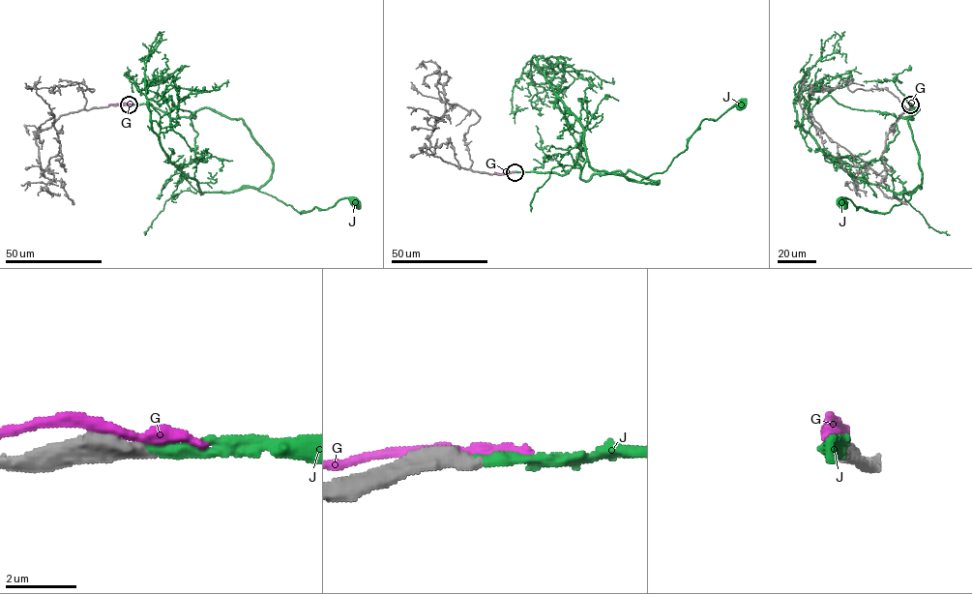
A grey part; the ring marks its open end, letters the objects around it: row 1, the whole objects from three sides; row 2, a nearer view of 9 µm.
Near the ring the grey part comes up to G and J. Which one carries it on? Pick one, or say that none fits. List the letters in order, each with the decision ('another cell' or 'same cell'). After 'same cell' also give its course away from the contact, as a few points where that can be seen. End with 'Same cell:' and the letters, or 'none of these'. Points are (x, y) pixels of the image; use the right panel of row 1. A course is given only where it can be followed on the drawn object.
G: another cell
J: same cell; course (910, 104), (913, 118), (901, 117), (919, 109), (908, 124), (921, 187), (886, 213), (840, 204)
Same cell: J

